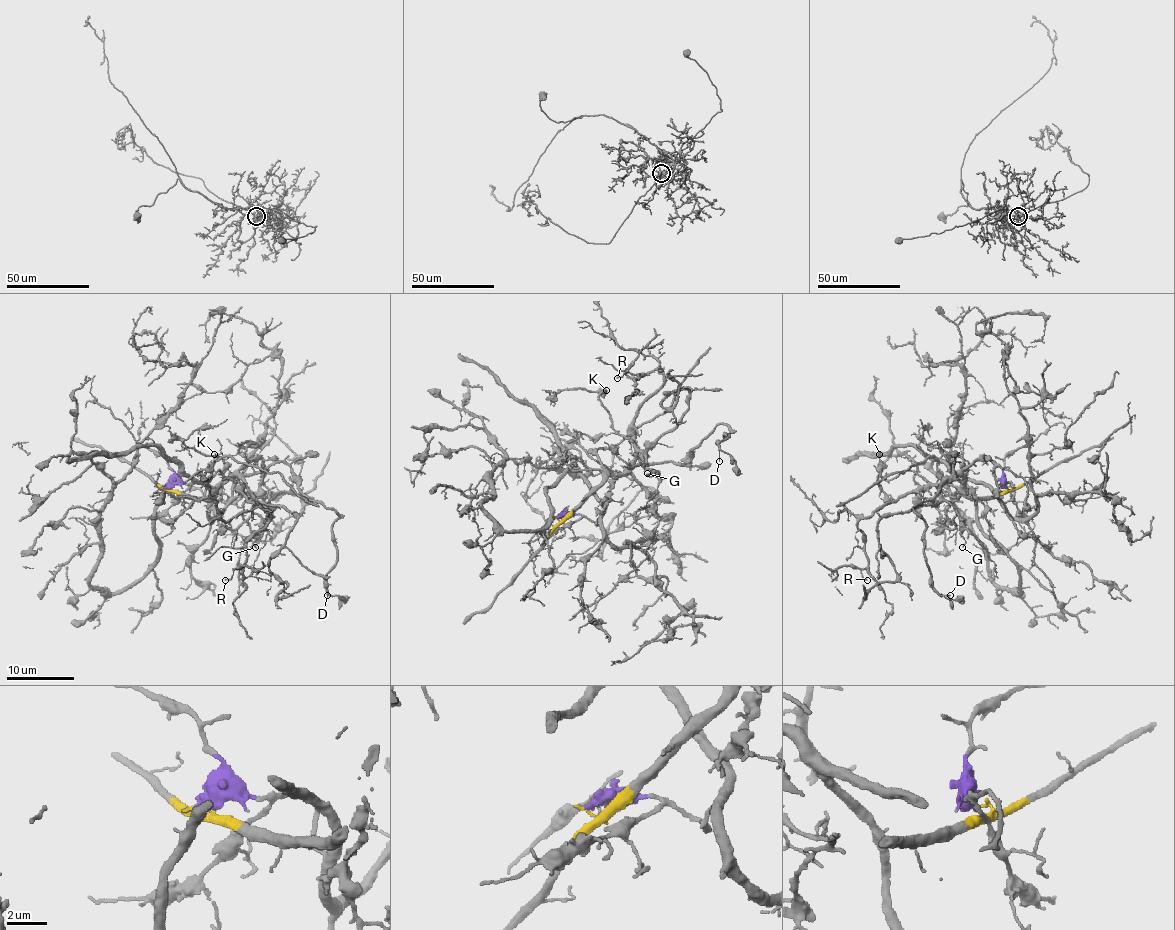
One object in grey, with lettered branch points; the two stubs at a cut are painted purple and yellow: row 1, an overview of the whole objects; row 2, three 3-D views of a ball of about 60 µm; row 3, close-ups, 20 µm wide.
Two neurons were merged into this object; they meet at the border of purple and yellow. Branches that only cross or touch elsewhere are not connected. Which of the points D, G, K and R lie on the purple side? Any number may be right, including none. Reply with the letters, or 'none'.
none

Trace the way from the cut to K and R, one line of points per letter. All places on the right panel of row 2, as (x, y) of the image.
K: (1006, 487), (988, 497), (971, 497), (959, 477), (931, 483), (902, 470), (887, 480), (880, 475), (879, 453)
R: (1006, 487), (971, 497), (964, 482), (949, 477), (884, 504), (857, 524), (867, 579)

